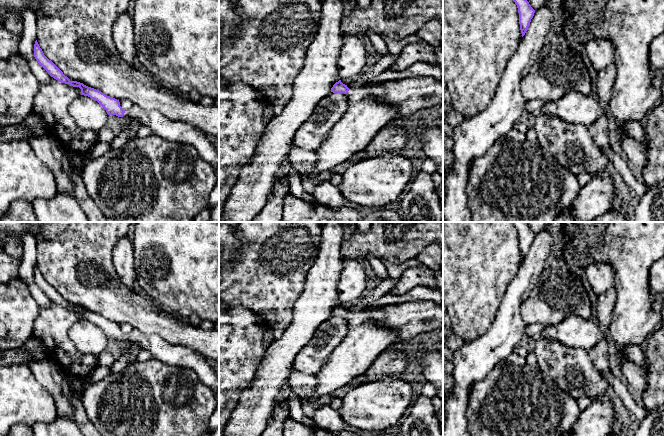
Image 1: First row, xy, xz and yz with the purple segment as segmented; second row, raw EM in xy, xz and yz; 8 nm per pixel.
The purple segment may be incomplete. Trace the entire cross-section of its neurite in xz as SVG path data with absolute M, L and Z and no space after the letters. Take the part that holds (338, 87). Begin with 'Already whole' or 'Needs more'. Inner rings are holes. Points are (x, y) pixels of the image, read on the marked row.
Needs more. M339 80L333 85L331 92L348 95L347 110L331 128L322 145L314 151L317 154L317 161L311 171L311 175L314 177L350 160L354 153L365 150L373 138L395 120L397 114L397 110L394 107L379 100L379 97L383 94L381 86L358 86L357 88L349 89L347 85Z

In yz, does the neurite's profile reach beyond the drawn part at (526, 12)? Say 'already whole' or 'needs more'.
already whole

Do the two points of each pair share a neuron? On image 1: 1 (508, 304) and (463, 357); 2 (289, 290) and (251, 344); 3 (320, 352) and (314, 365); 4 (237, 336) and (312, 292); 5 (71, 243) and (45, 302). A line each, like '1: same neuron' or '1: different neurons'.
1: same neuron
2: different neurons
3: same neuron
4: different neurons
5: different neurons

